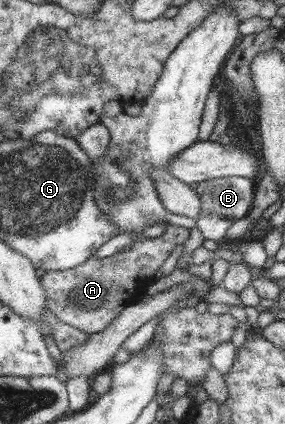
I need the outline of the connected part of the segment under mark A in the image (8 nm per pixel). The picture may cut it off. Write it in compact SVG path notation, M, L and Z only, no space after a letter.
M166 223L165 231L162 235L155 238L144 238L137 240L130 248L117 252L114 255L105 258L91 256L85 263L65 271L49 271L41 277L42 288L46 295L46 307L54 313L55 317L83 331L83 333L94 334L101 333L114 319L122 313L126 307L133 306L144 295L146 295L146 287L155 281L153 275L157 273L157 269L171 257L171 252L177 245L181 245L187 241L190 230L182 227Z

